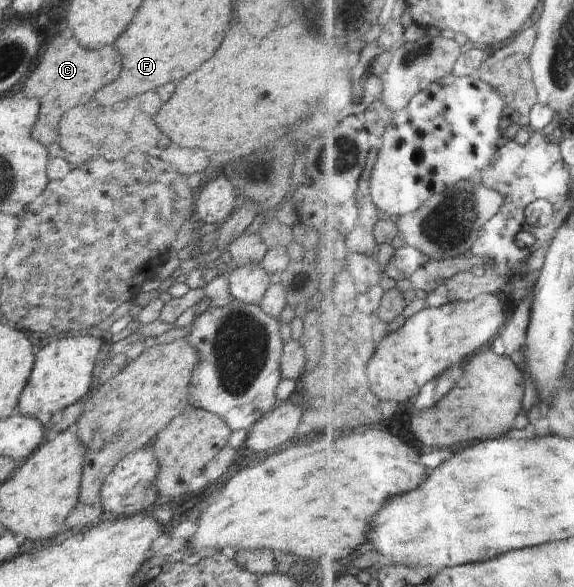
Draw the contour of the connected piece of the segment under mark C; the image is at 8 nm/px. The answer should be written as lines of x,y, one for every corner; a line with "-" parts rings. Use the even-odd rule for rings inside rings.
59,34
52,39
38,62
42,64
38,64
36,70
21,83
21,88
25,97
35,98
39,102
39,113
36,124
32,127
32,138
42,146
49,147
54,142
59,142
60,134
56,132
56,126
62,114
68,108
86,104
96,90
100,90
104,84
114,82
122,68
122,58
114,46
90,50
80,46
74,36
63,38

